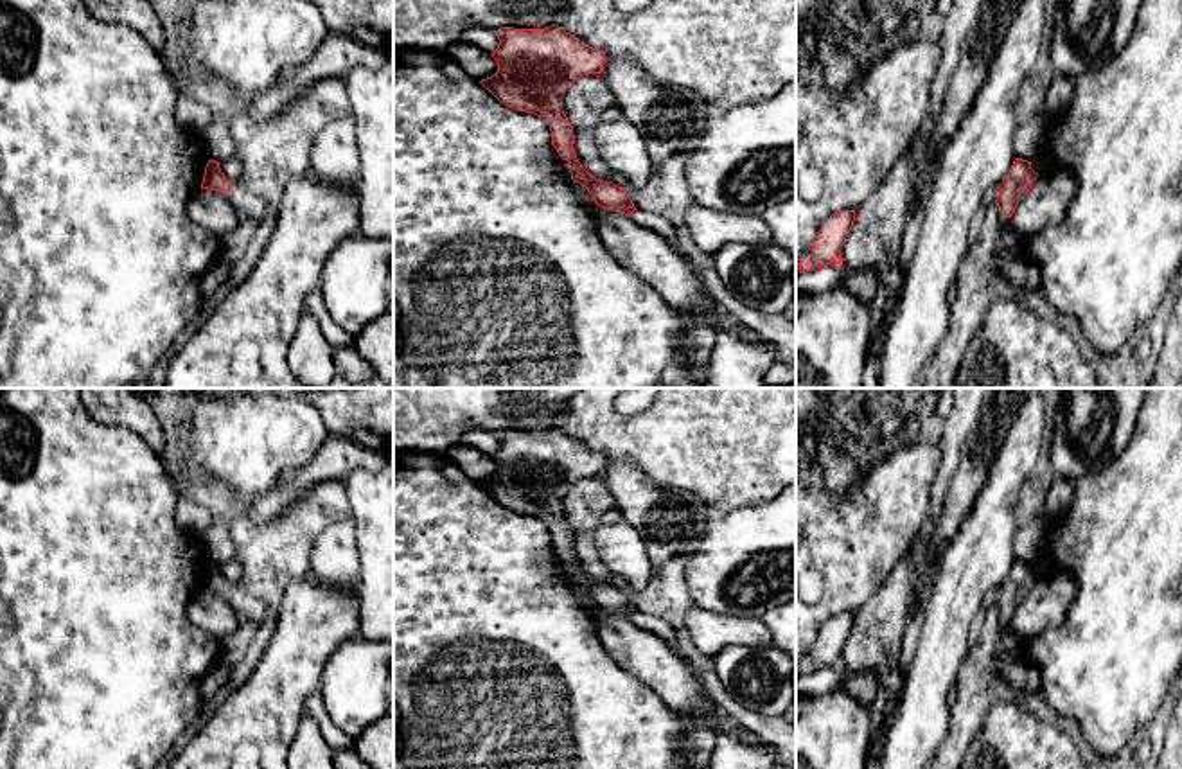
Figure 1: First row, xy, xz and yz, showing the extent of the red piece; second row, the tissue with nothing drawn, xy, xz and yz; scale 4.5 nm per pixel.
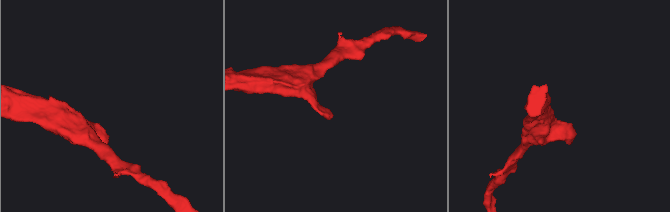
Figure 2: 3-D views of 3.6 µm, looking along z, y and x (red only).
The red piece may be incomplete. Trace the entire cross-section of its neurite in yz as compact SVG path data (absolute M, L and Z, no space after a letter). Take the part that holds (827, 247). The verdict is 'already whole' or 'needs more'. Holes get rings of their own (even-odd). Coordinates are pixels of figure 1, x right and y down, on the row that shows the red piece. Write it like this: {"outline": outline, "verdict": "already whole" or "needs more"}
{"outline": "M855 210L832 214L817 232L814 243L799 259L799 273L807 273L826 264L841 264L841 250L853 226Z", "verdict": "already whole"}

